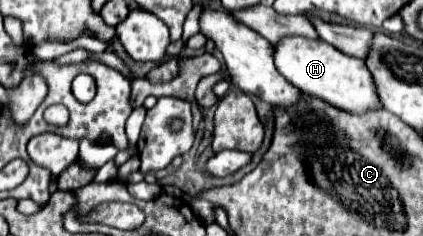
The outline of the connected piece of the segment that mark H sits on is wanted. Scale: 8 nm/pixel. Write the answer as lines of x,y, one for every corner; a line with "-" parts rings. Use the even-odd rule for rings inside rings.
285,36
277,44
273,44
273,60
277,70
285,76
287,82
351,114
363,114
369,108
381,106
365,62
361,58
353,58
339,52
335,46
329,46
323,40

